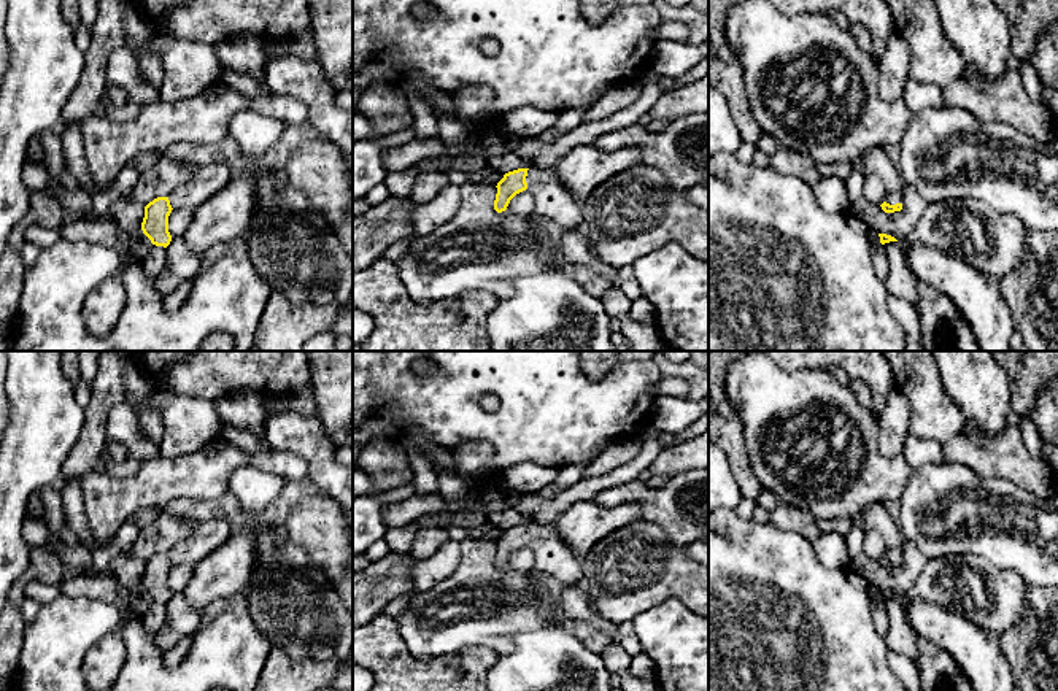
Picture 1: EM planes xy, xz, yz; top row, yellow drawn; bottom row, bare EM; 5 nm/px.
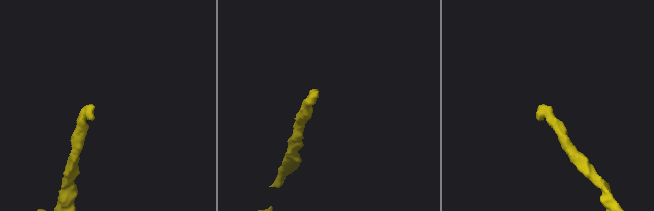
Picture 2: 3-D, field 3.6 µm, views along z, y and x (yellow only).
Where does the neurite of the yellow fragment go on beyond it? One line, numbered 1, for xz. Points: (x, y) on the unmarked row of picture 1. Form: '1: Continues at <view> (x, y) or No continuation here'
1: Continues at xz (552, 555)

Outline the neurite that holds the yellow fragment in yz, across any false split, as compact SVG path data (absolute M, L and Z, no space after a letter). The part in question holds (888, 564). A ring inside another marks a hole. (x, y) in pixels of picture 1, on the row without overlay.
M904 546L886 548L883 559L880 561L885 569L894 569L902 566Z

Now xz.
M518 524L497 539L494 566L502 569L510 556L529 545L534 550L534 567L545 572L561 588L581 583L581 558L556 534L554 526Z

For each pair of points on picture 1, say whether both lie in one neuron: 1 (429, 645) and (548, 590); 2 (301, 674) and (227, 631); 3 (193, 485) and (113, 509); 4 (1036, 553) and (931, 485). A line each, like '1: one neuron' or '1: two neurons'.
1: one neuron
2: two neurons
3: one neuron
4: one neuron

